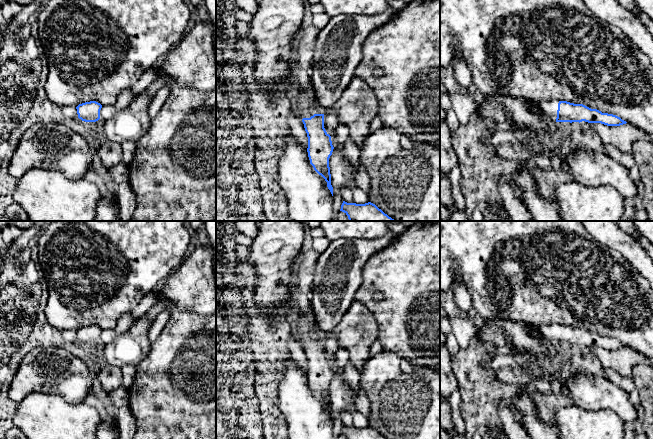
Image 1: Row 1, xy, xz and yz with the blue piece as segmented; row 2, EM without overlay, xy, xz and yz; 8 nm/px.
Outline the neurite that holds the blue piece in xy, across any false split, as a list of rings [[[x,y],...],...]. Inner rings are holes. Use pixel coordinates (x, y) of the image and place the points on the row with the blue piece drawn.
[[[96,101],[79,104],[77,109],[78,118],[85,122],[96,122],[100,119],[102,105]]]

